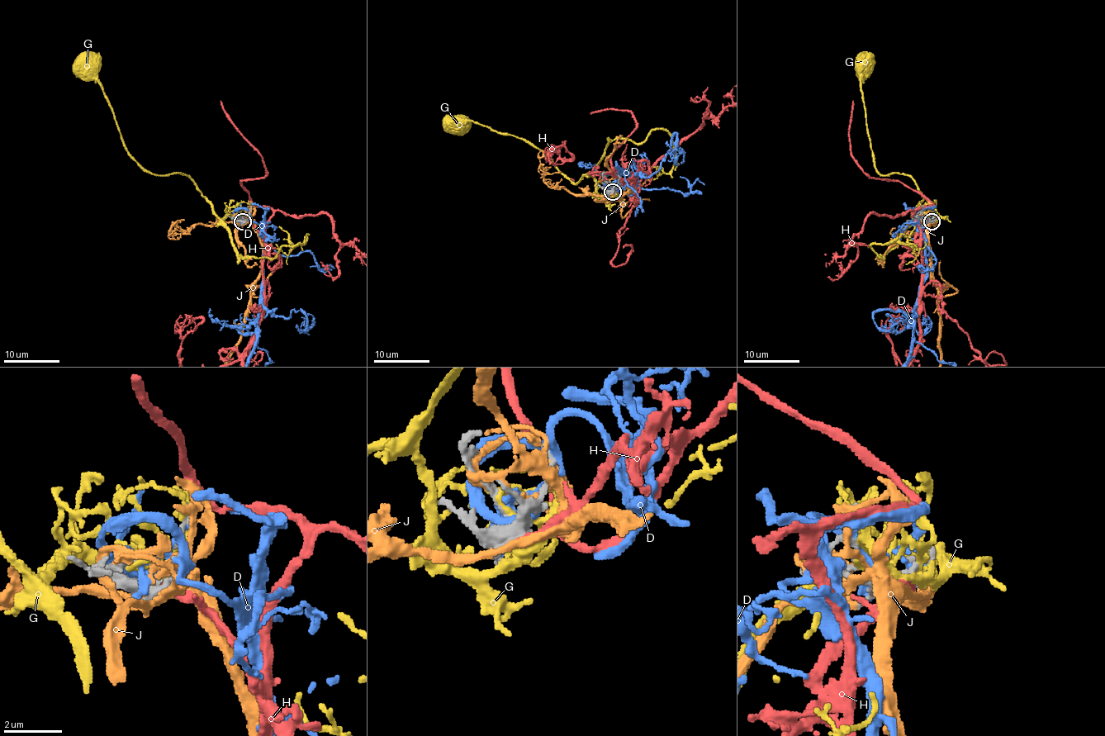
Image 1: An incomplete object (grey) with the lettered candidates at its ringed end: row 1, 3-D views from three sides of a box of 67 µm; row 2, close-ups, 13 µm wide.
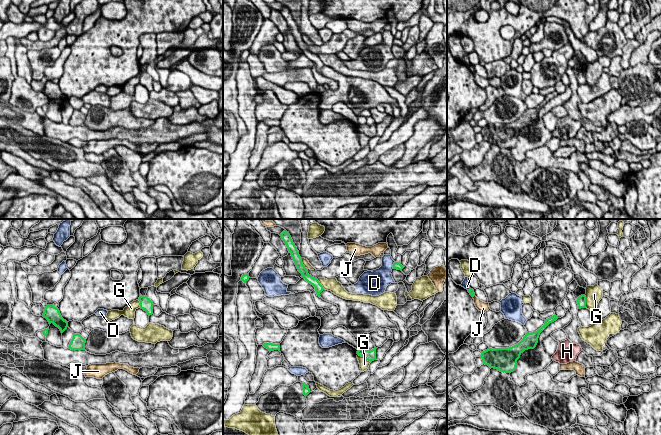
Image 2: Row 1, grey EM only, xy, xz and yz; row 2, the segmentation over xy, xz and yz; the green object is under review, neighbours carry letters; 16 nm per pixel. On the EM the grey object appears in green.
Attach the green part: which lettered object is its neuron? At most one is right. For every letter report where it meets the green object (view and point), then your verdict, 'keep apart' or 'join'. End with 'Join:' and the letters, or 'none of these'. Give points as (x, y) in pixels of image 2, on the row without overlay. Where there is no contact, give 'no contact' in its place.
D: xz (393, 41) | keep apart
G: xz (364, 133) | keep apart
H: no contact | join
J: no contact | keep apart
Join: H

